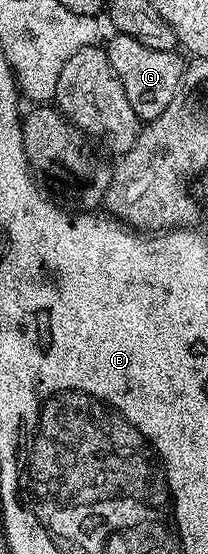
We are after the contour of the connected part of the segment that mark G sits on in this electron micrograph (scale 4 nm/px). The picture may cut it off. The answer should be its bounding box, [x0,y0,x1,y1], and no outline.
[103,34,186,122]

